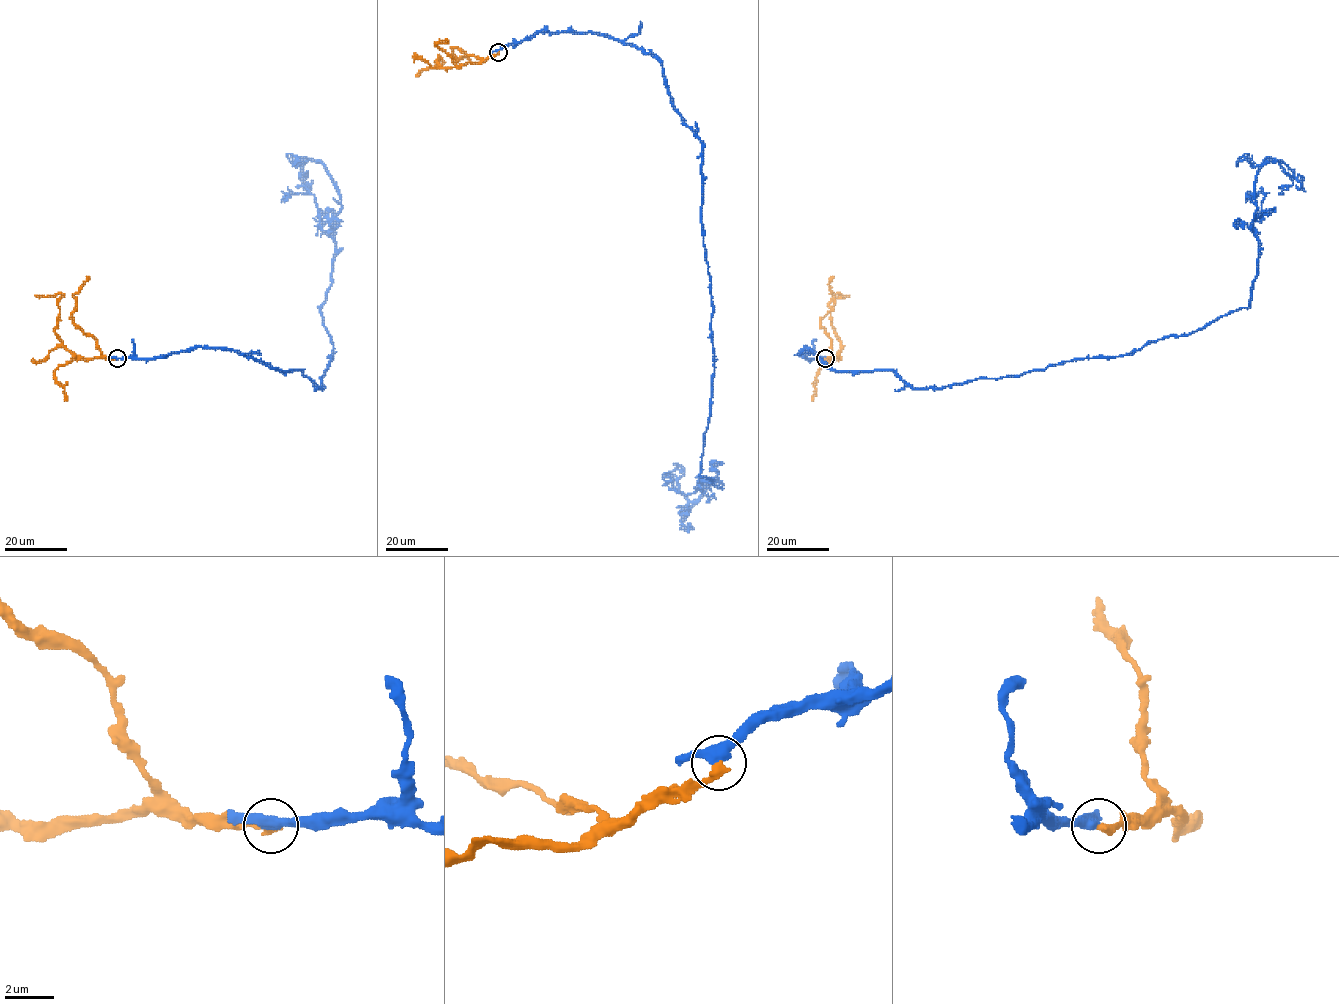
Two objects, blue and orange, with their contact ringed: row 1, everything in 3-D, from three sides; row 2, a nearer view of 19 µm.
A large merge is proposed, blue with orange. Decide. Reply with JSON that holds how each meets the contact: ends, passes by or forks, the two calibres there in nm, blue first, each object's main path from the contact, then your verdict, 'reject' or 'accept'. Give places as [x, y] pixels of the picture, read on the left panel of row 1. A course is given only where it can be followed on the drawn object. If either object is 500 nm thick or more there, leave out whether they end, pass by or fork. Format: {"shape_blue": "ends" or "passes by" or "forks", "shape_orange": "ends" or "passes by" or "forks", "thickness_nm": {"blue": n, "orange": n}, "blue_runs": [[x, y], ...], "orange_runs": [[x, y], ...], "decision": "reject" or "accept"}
{"shape_blue": "passes by", "shape_orange": "ends", "thickness_nm": {"blue": 400, "orange": 360}, "blue_runs": [[116, 358], [226, 348], [321, 388], [335, 248], [322, 227], [341, 195], [320, 162], [291, 155]], "orange_runs": [[116, 358], [86, 358], [73, 354], [54, 330], [59, 313], [57, 301], [63, 295], [35, 295]], "decision": "reject"}

